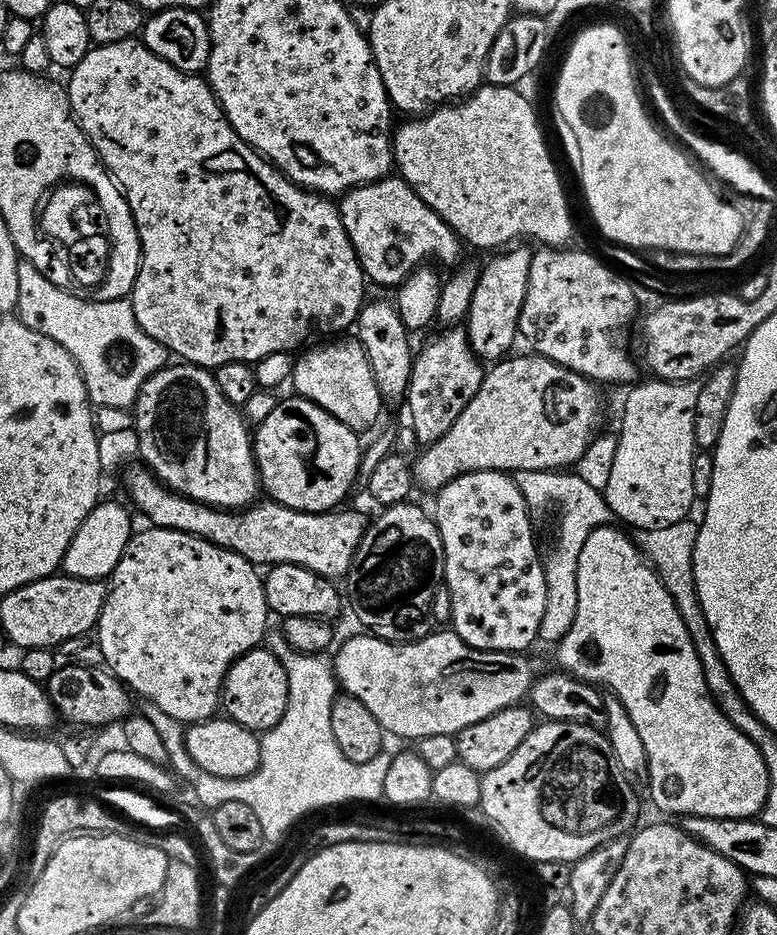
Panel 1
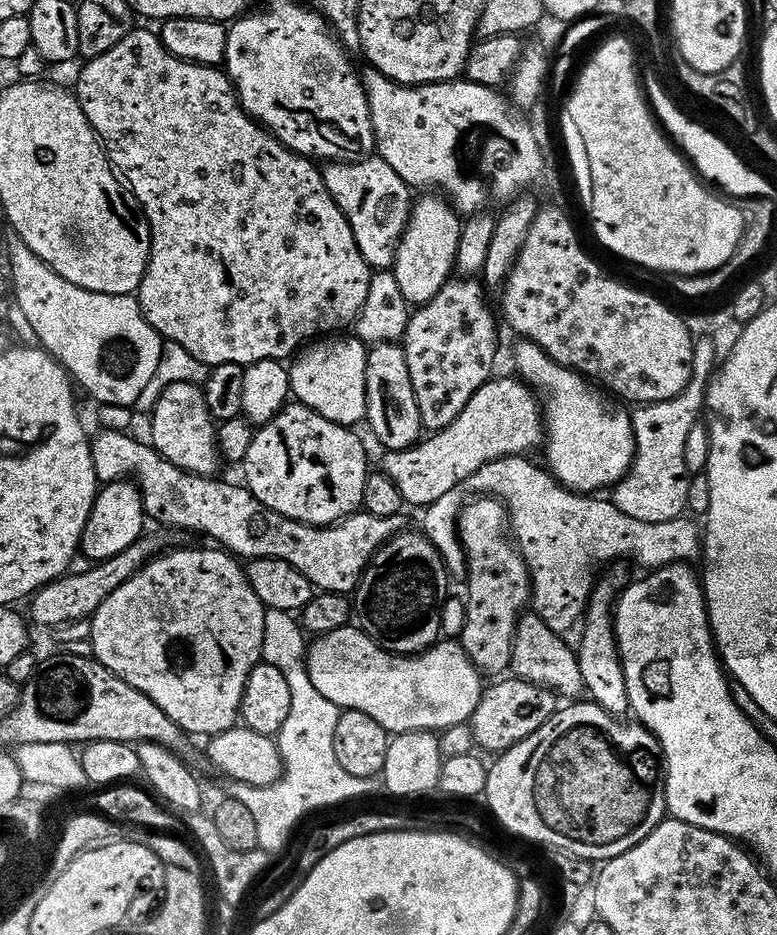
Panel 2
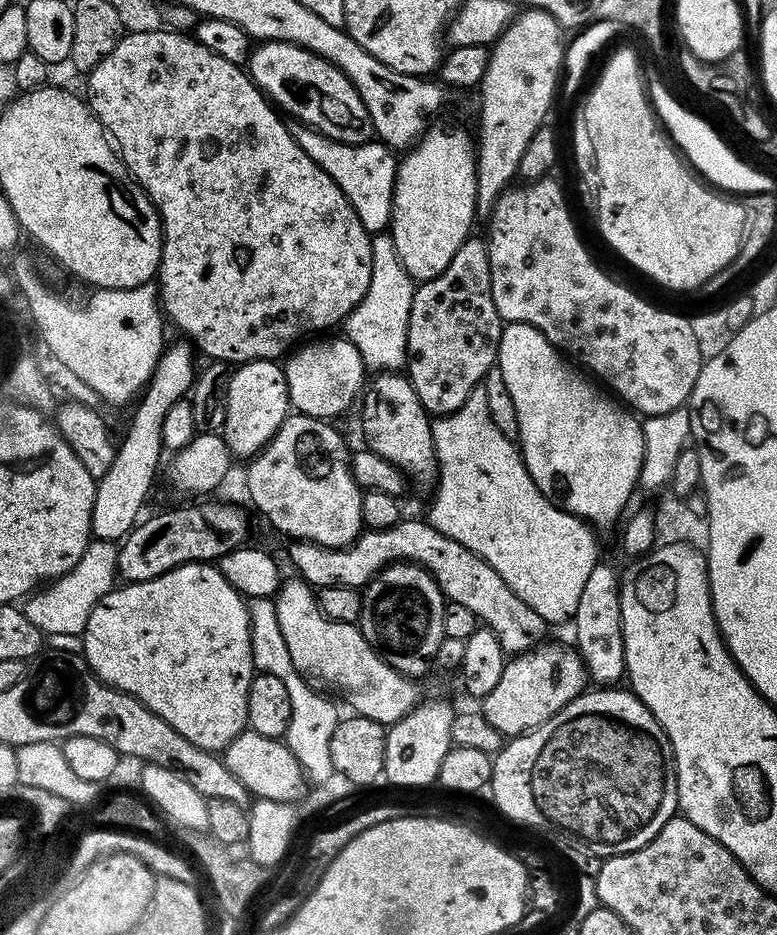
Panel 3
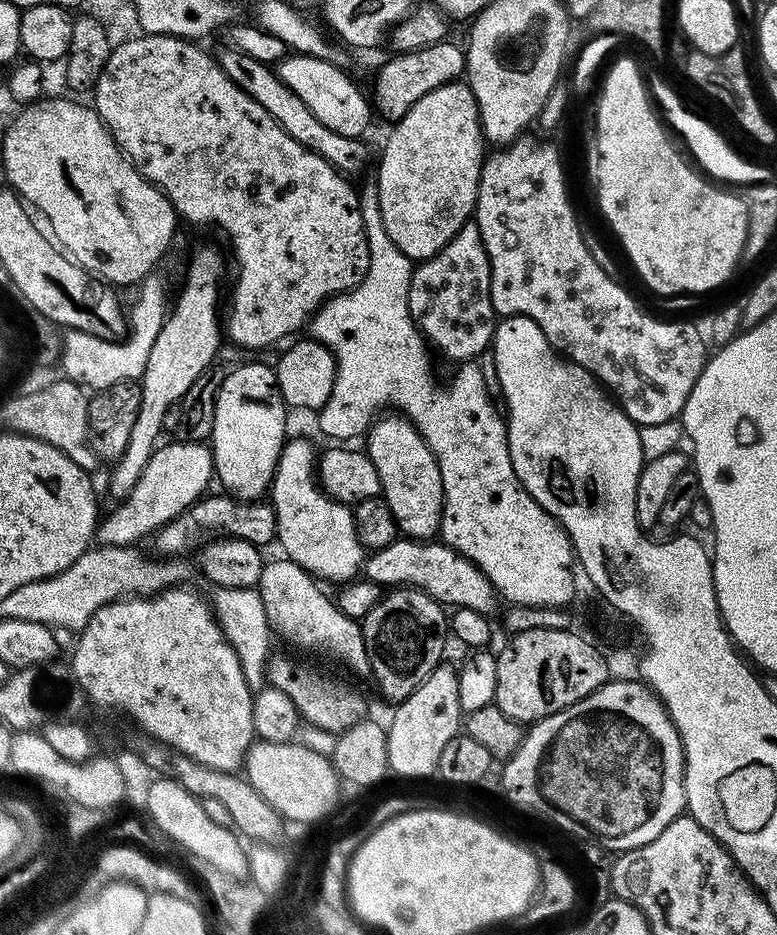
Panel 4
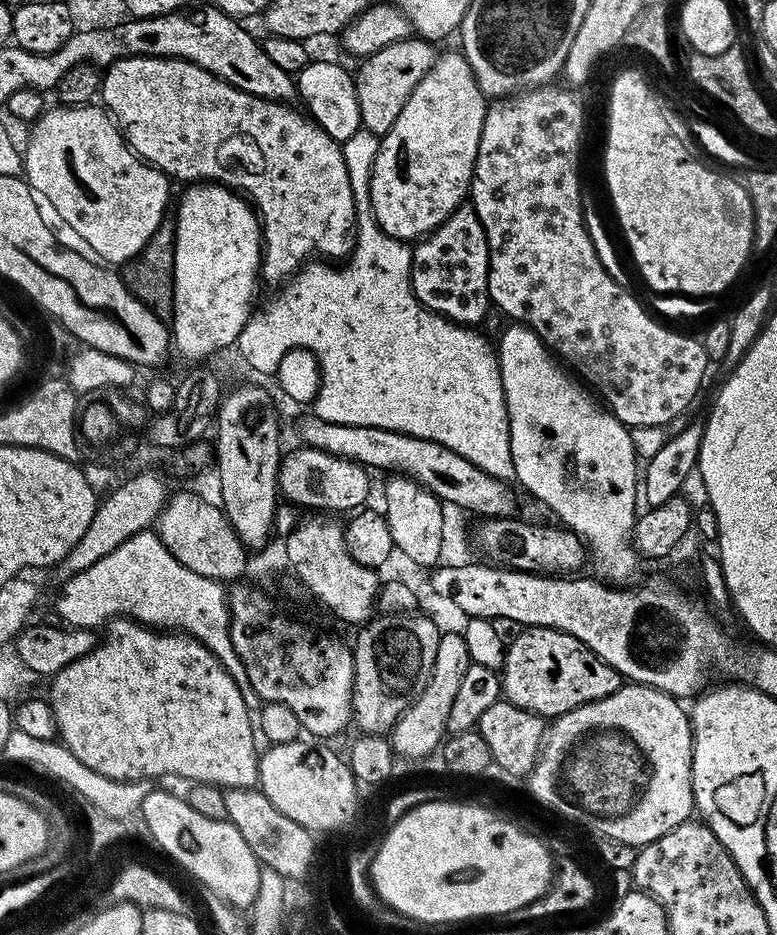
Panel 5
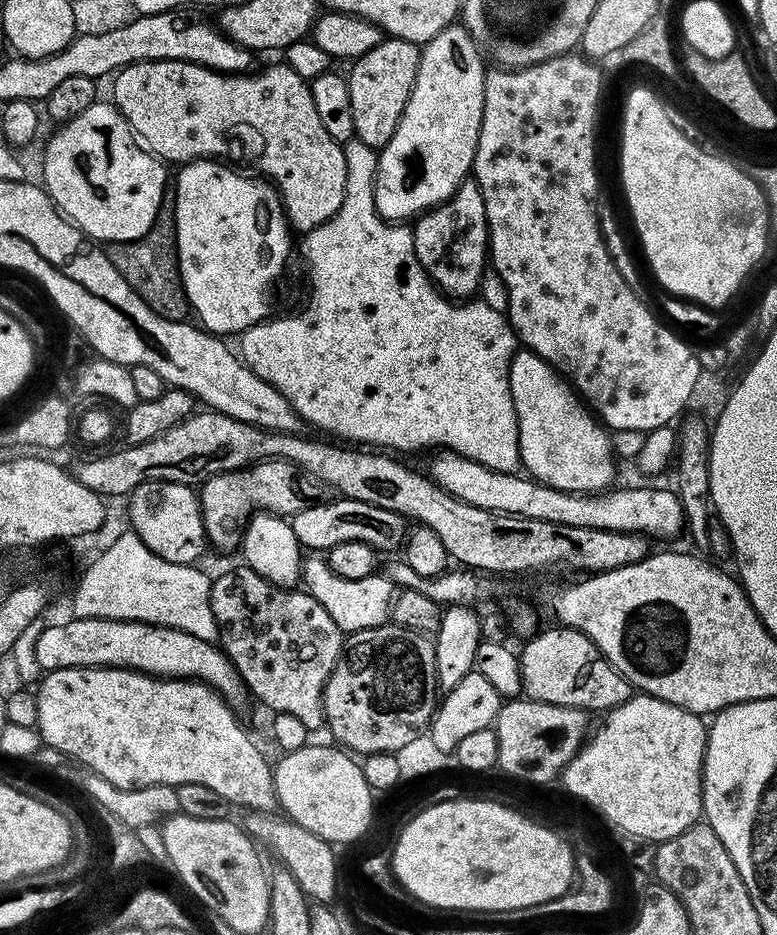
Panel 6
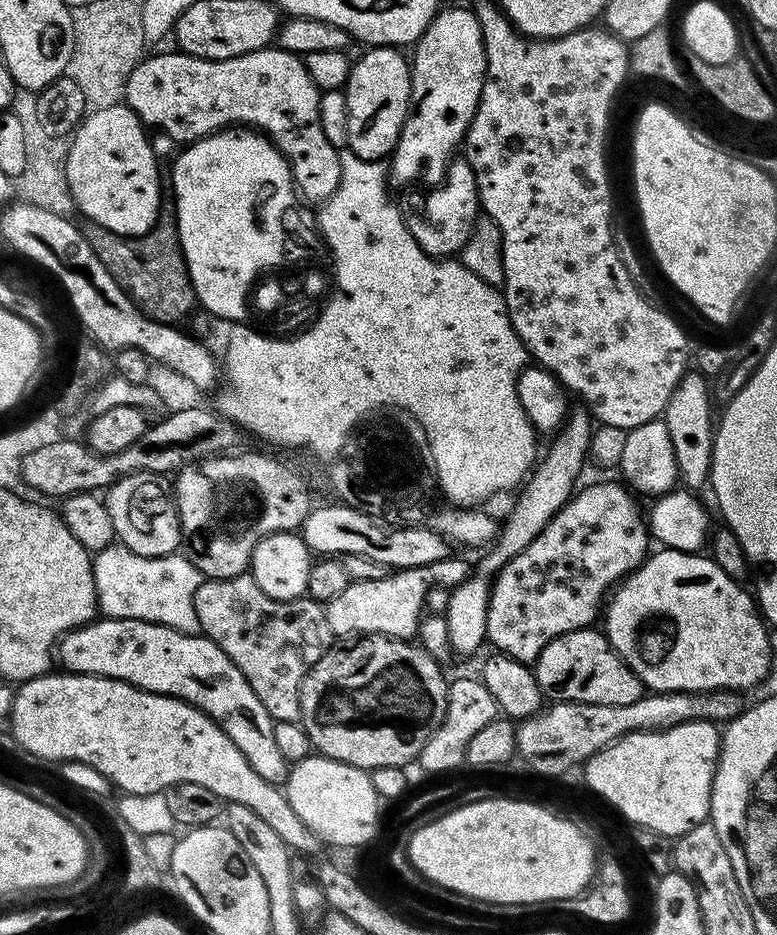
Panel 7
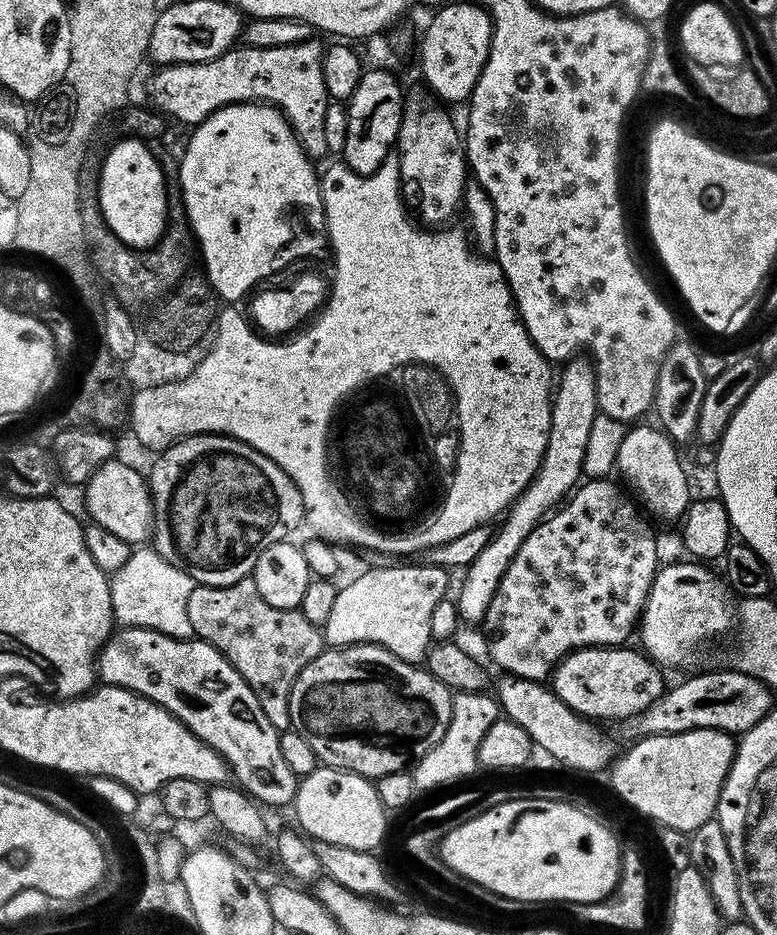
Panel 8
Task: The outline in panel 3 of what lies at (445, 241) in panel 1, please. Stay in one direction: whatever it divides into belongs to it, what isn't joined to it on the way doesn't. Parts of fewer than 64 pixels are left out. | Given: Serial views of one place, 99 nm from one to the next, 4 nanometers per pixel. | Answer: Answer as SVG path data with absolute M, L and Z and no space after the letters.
M299 122L293 123L291 130L294 142L298 142L298 146L302 146L302 150L306 150L306 154L310 154L310 158L314 158L314 162L318 162L318 166L322 166L322 170L326 170L334 182L338 182L338 190L346 194L364 229L370 234L383 233L392 219L392 195L398 163L393 149L376 138L366 144L338 142Z

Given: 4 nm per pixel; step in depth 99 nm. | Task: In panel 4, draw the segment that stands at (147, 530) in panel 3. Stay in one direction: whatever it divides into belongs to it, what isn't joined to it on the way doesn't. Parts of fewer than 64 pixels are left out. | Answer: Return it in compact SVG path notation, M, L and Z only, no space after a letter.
M208 494L197 500L178 518L174 518L155 532L150 543L153 548L151 551L157 557L187 557L187 552L191 548L193 550L199 549L205 538L245 540L257 546L265 546L264 544L273 543L276 540L276 515L271 503L240 500L231 494L212 495Z

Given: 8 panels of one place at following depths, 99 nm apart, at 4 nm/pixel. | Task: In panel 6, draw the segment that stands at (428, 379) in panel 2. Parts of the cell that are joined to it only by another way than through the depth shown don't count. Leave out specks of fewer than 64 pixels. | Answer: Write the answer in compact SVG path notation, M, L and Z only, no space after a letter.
M469 178L460 183L458 190L454 190L454 194L445 204L421 212L415 217L411 230L418 262L424 267L426 274L432 279L432 284L441 294L447 296L449 300L464 302L479 293L476 291L479 290L480 279L484 276L484 264L486 268L490 260L490 245L486 202L482 202L482 190L476 179Z

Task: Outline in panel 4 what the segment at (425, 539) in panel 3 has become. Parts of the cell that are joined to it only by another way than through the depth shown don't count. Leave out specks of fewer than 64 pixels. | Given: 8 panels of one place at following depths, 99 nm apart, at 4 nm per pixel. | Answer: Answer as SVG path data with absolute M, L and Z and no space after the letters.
M398 538L394 542L390 542L390 546L375 549L365 559L362 572L367 579L378 585L411 586L422 590L427 596L438 601L441 606L452 604L453 609L469 608L470 610L478 610L486 617L493 615L492 611L496 608L496 600L498 601L498 593L495 586L490 582L488 575L473 560L467 560L461 552L456 552L449 544L445 544L436 538L428 540Z

